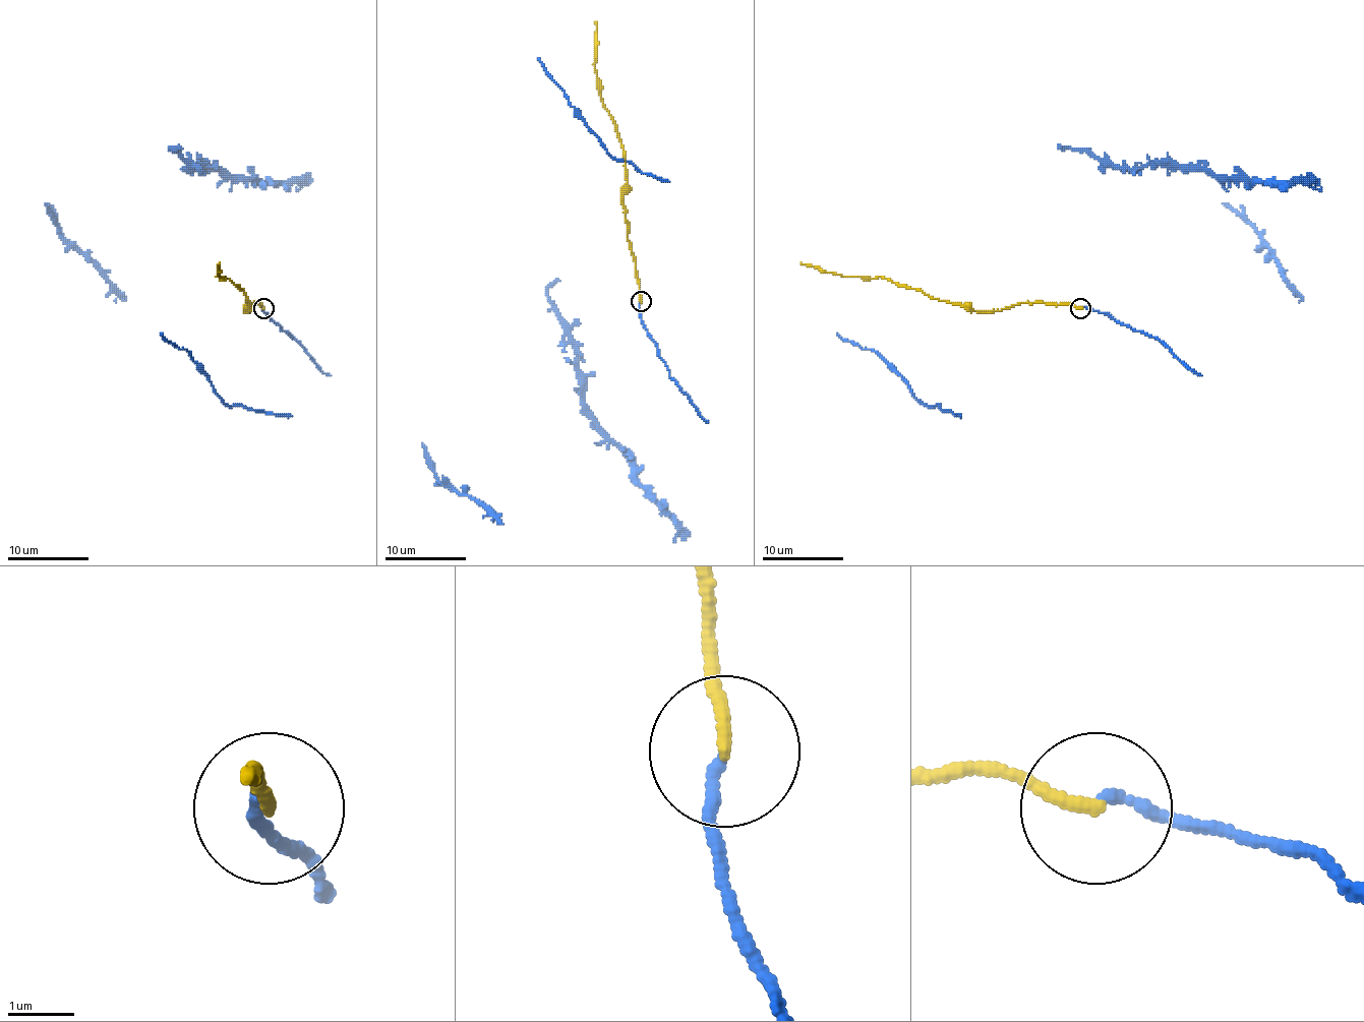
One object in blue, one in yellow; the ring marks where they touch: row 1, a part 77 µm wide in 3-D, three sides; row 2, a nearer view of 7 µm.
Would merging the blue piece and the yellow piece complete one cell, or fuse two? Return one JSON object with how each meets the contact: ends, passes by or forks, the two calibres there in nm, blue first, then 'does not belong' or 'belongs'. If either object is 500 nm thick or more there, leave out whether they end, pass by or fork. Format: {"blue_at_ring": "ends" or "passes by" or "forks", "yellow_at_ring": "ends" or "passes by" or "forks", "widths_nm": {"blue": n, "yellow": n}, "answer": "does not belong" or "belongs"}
{"blue_at_ring": "ends", "yellow_at_ring": "ends", "widths_nm": {"blue": 160, "yellow": 180}, "answer": "belongs"}

